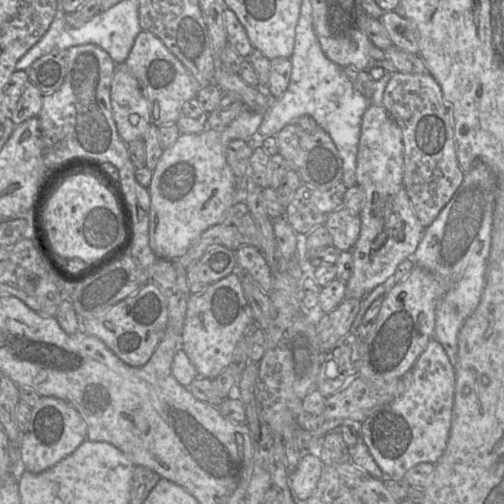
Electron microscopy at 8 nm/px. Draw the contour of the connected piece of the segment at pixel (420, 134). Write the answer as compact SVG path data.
M399 71L392 73L382 105L402 131L403 184L418 220L426 228L450 201L464 177L456 156L450 108L432 75Z

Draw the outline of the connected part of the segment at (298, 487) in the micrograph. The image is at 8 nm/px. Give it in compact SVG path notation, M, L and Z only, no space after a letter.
M317 452L304 454L295 471L289 473L289 486L298 501L305 501L314 493L324 464Z

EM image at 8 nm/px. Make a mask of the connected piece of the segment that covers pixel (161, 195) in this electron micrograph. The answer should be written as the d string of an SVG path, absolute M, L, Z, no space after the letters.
M245 107L238 117L222 130L206 128L200 133L180 134L177 140L165 148L153 170L148 187L150 194L149 246L153 253L166 260L175 260L188 251L191 245L208 228L222 222L223 217L237 199L237 177L226 160L226 148L235 139L256 137L264 113Z

